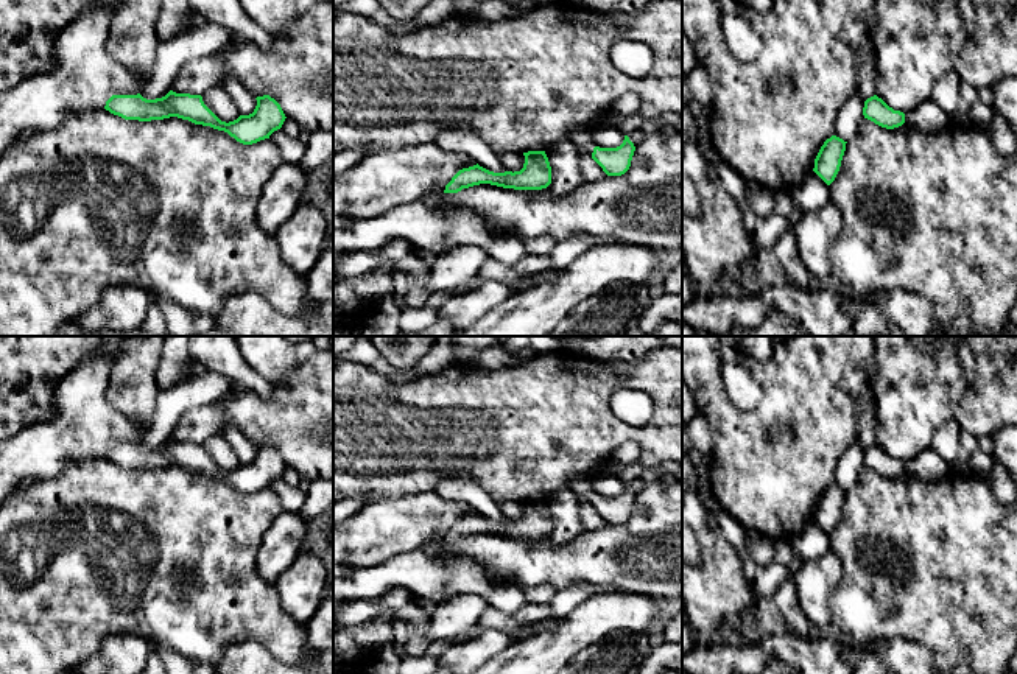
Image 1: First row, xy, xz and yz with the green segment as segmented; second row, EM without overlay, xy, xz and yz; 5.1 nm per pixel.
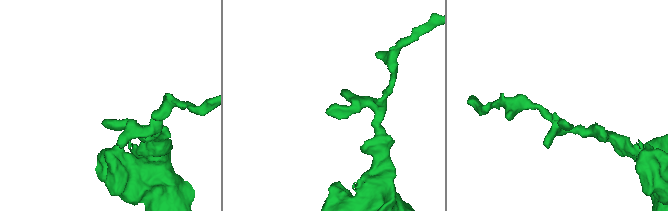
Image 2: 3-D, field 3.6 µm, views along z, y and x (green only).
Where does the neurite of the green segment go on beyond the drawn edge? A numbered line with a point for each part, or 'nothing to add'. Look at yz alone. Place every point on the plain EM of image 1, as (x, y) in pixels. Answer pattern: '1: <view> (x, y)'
nothing to add

